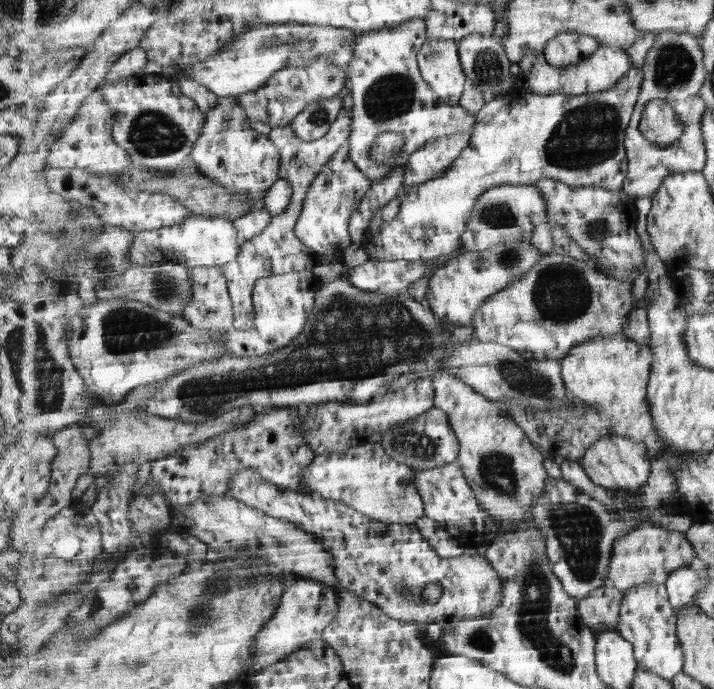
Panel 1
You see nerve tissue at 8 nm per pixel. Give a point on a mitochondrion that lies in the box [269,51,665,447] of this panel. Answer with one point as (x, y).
(587, 135)

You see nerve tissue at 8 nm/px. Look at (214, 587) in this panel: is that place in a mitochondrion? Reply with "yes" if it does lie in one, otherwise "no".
yes

